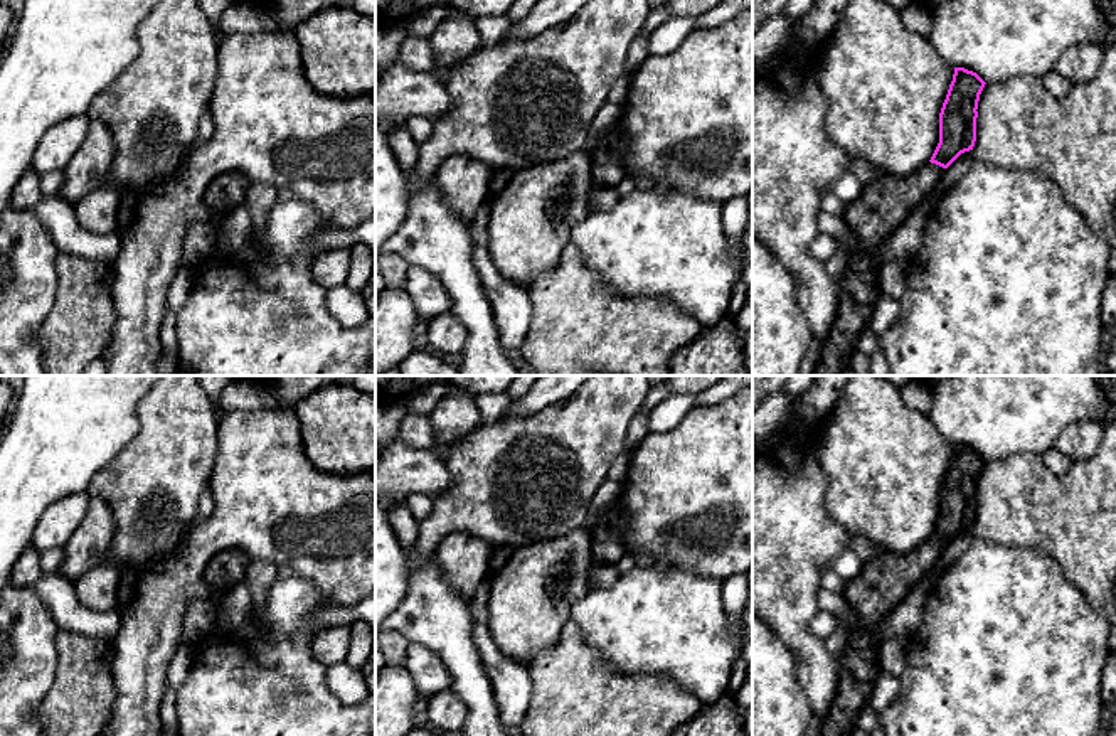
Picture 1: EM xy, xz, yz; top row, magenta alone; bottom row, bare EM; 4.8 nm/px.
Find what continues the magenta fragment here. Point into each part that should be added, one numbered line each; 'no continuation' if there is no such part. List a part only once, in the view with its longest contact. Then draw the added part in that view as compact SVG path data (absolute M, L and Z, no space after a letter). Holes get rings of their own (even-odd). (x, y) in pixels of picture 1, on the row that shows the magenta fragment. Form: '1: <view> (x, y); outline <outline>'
1: yz (886, 202); outline M927 163L907 175L880 175L864 182L860 195L845 204L843 221L857 237L840 276L840 301L833 327L823 342L813 376L840 376L850 367L857 342L870 325L874 307L882 295L880 268L874 251L933 192L946 168Z

